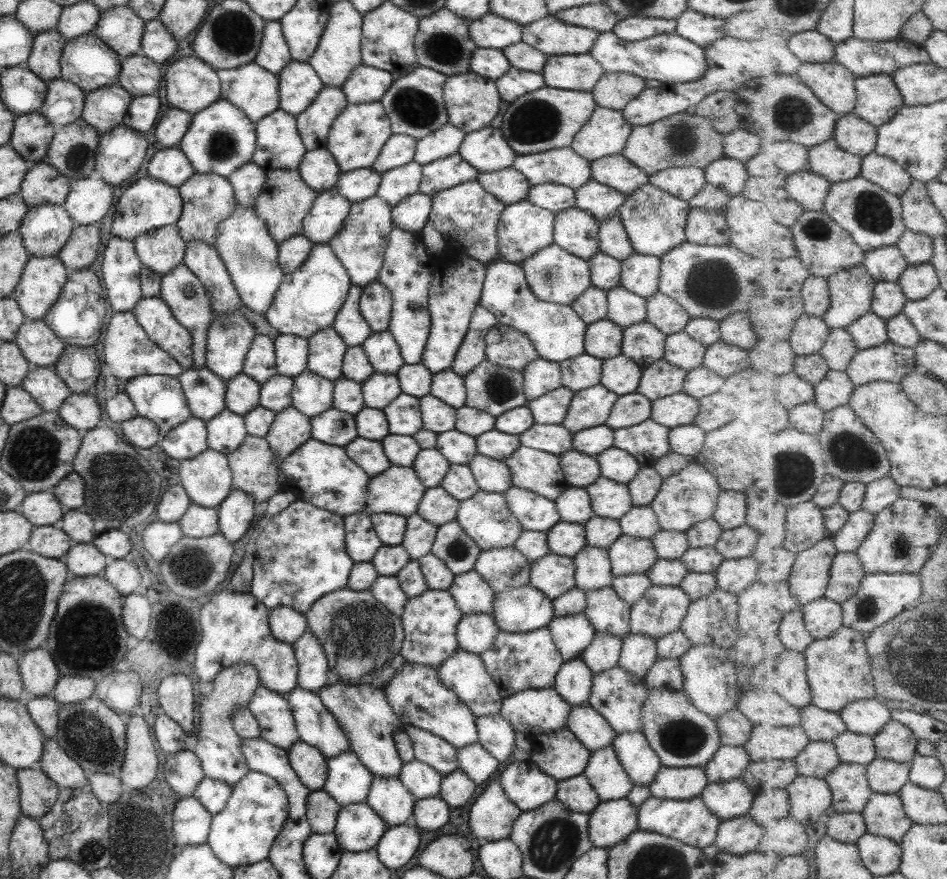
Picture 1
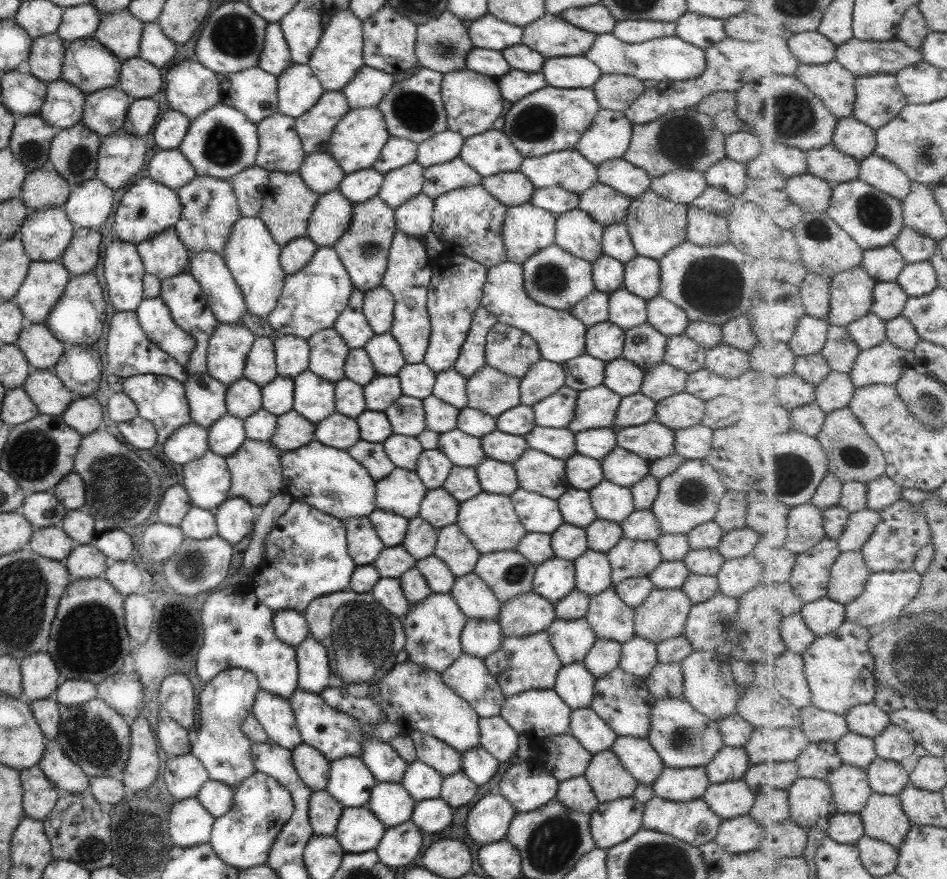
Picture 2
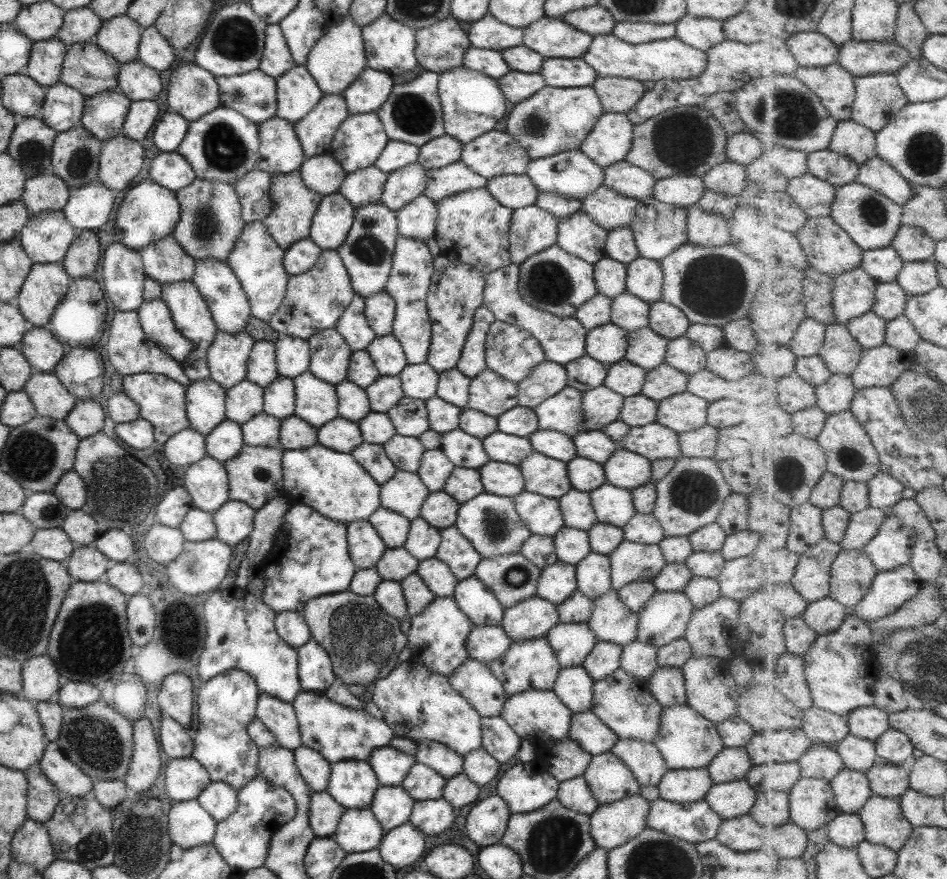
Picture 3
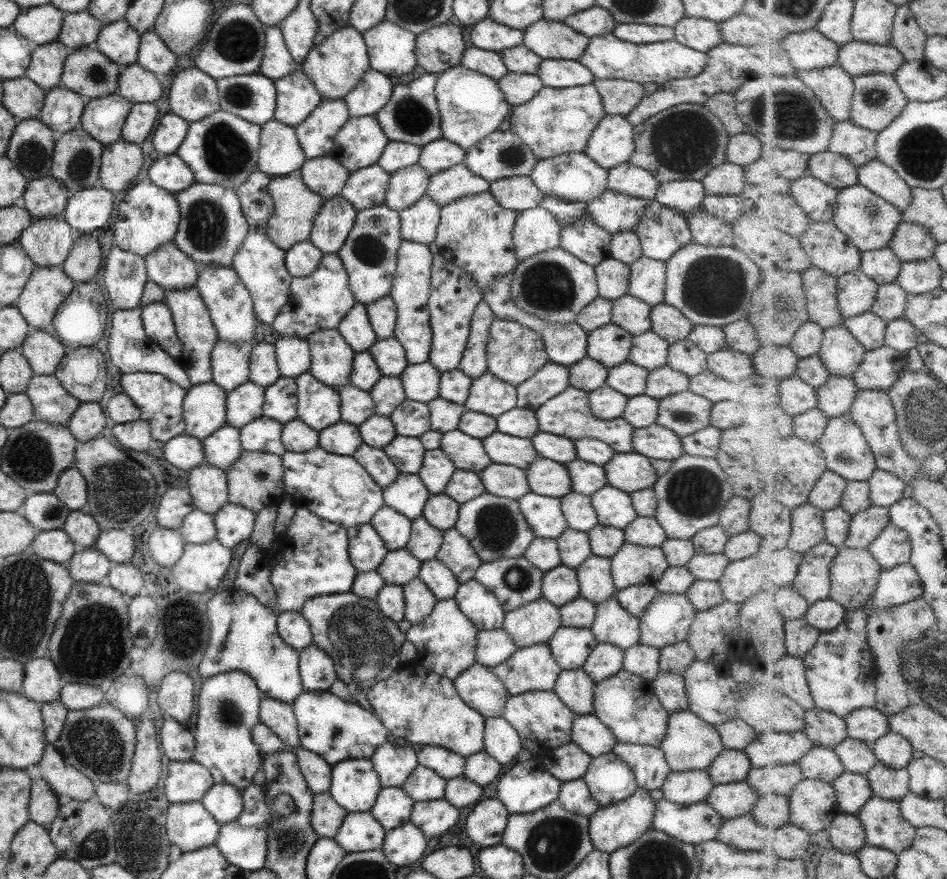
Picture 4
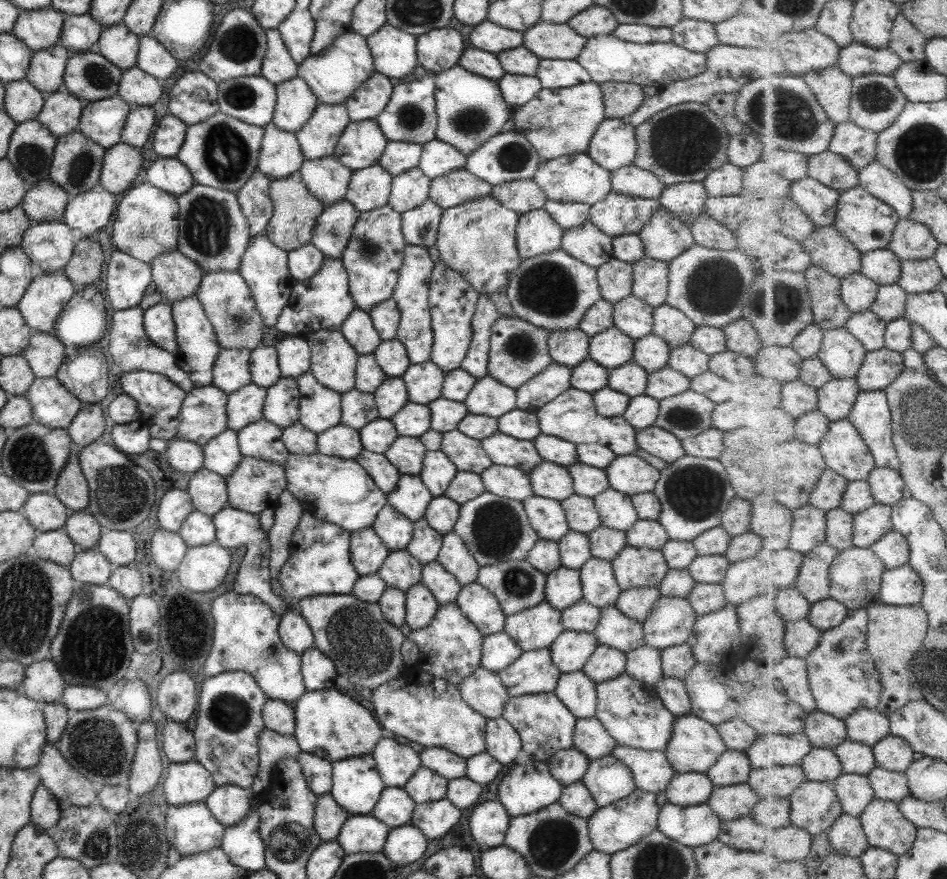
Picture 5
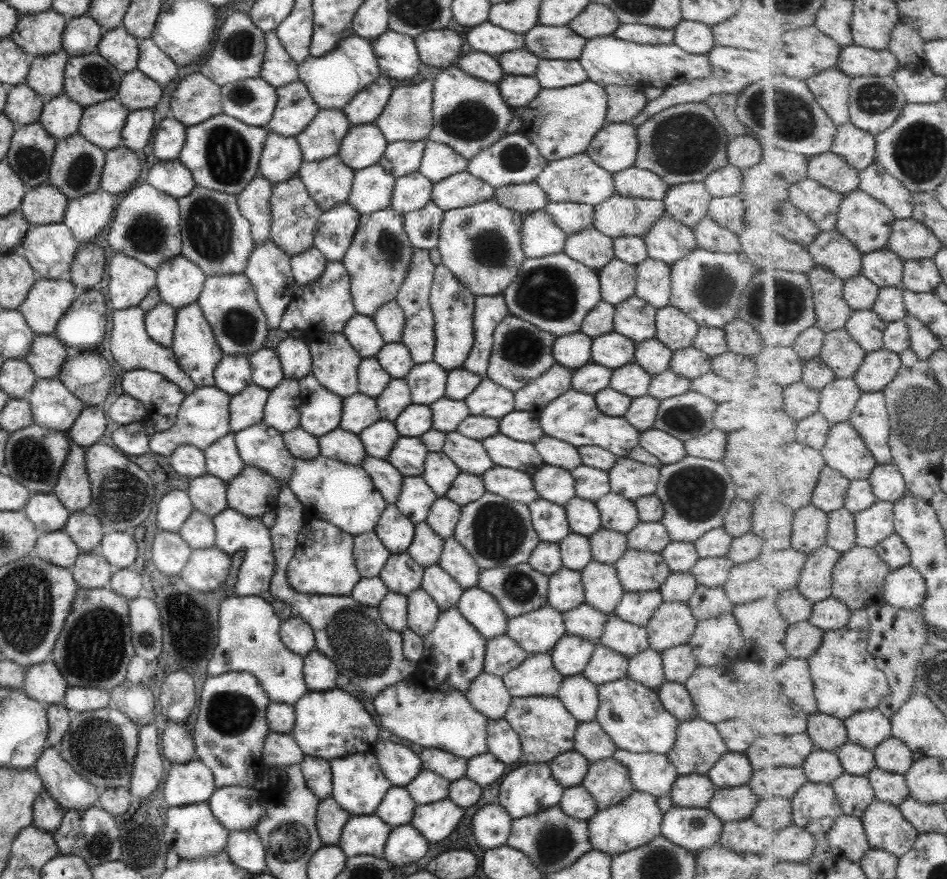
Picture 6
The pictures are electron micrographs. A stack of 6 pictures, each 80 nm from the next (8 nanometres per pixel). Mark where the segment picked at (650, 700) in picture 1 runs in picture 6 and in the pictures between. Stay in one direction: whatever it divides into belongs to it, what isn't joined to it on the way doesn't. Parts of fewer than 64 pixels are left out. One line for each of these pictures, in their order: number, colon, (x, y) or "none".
2: (683, 738)
3: (686, 740)
4: (690, 743)
5: (694, 746)
6: (697, 747)

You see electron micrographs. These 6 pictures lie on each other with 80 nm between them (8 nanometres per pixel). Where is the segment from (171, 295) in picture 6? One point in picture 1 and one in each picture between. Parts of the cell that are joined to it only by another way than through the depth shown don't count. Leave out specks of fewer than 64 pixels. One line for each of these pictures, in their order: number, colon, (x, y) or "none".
1: (161, 250)
2: (163, 256)
3: (163, 261)
4: (170, 269)
5: (175, 277)

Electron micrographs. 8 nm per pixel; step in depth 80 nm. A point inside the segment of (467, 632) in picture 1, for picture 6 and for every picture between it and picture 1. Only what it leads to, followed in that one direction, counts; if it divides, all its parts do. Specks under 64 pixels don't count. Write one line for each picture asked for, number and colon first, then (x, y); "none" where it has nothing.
2: (479, 638)
3: (484, 644)
4: (492, 647)
5: (498, 651)
6: (502, 654)

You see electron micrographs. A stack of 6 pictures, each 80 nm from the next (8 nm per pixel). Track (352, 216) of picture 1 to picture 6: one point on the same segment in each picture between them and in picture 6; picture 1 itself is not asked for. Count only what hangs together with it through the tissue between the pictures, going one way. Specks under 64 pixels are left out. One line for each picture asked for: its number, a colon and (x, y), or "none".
2: (363, 249)
3: (366, 252)
4: (369, 254)
5: (372, 258)
6: (378, 257)

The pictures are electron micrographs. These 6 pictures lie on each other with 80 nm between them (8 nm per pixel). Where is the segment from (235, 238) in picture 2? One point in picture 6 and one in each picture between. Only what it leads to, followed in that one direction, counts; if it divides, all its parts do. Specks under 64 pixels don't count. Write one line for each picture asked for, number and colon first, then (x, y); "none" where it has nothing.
3: (255, 259)
4: (259, 264)
5: (263, 266)
6: (268, 269)

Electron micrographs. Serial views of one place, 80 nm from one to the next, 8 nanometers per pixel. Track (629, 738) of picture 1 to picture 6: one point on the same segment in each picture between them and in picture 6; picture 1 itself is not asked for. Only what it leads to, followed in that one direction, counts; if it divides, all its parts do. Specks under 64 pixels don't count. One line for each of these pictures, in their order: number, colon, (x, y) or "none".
2: (639, 760)
3: (643, 760)
4: (647, 764)
5: (650, 771)
6: (650, 773)

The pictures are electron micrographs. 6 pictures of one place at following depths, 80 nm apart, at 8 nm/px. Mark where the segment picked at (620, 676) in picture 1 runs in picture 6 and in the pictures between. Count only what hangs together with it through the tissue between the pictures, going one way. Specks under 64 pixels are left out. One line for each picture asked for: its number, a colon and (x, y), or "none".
2: (622, 701)
3: (622, 703)
4: (625, 704)
5: (631, 713)
6: (631, 715)

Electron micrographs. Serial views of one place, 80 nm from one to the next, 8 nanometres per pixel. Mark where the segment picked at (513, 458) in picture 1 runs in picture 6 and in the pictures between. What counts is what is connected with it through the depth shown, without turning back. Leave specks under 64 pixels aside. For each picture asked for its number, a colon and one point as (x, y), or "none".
2: (536, 472)
3: (546, 476)
4: (545, 477)
5: (547, 480)
6: (553, 484)

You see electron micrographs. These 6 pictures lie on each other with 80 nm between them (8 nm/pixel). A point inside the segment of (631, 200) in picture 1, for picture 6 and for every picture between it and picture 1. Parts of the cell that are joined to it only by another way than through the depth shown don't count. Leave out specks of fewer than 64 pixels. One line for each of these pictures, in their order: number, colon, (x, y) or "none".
2: (655, 225)
3: (657, 228)
4: (661, 231)
5: (663, 237)
6: (667, 241)

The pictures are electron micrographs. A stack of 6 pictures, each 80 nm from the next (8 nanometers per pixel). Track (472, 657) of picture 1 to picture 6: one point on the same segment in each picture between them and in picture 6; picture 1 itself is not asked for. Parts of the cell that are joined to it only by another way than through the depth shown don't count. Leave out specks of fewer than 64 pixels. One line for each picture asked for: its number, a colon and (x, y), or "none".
2: (467, 676)
3: (472, 681)
4: (478, 688)
5: (483, 692)
6: (487, 695)

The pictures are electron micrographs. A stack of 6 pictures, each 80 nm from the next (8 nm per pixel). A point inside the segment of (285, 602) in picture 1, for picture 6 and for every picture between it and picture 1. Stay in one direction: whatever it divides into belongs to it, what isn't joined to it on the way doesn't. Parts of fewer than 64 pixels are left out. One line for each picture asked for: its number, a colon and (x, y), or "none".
2: (305, 557)
3: (309, 558)
4: (314, 561)
5: (319, 563)
6: (322, 564)

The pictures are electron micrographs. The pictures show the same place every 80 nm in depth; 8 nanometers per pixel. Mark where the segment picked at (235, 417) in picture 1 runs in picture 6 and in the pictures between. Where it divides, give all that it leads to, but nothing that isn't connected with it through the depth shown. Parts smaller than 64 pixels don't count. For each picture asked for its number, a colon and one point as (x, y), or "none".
2: (225, 436)
3: (223, 442)
4: (221, 449)
5: (221, 455)
6: (222, 461)

